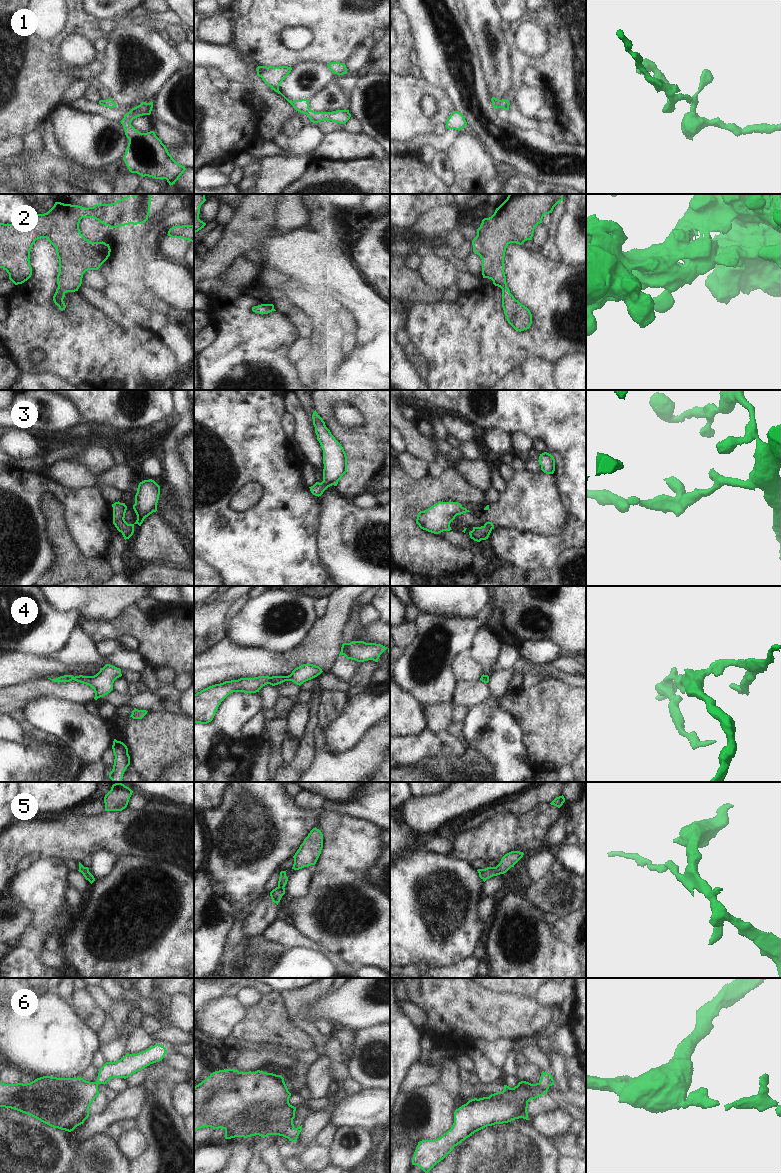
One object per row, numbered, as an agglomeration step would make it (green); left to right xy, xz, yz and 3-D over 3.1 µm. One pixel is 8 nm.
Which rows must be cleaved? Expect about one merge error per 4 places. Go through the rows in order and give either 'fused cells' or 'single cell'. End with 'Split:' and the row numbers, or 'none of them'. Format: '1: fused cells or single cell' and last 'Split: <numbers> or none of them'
1: single cell
2: single cell
3: single cell
4: single cell
5: single cell
6: single cell
Split: none of them

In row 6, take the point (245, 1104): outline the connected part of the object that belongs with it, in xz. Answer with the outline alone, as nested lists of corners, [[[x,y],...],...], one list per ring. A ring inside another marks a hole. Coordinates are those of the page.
[[[260,1070],[215,1071],[194,1087],[194,1131],[205,1127],[222,1128],[225,1130],[225,1139],[279,1135],[296,1142],[302,1125],[294,1127],[296,1107],[289,1103],[290,1096],[291,1093],[281,1075]]]

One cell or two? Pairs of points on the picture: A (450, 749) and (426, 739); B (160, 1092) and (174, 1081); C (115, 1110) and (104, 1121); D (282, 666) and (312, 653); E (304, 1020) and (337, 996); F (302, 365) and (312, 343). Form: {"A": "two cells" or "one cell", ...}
{"A": "one cell", "B": "two cells", "C": "one cell", "D": "two cells", "E": "two cells", "F": "one cell"}

